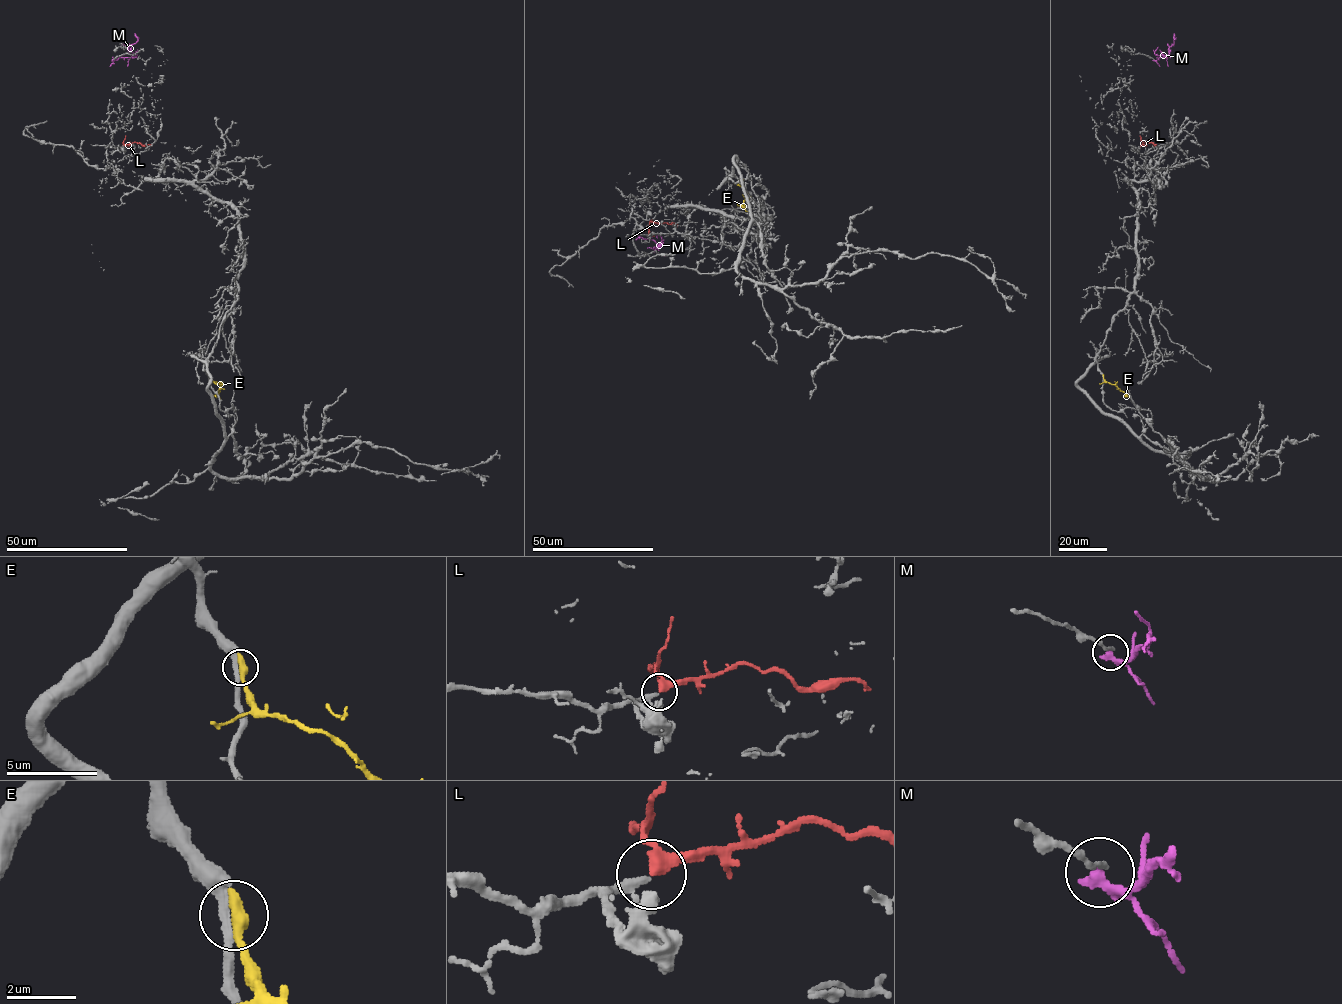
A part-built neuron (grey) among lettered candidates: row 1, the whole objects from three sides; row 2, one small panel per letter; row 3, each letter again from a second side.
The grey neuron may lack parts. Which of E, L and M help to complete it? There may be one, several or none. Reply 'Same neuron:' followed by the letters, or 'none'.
Same neuron: E, L

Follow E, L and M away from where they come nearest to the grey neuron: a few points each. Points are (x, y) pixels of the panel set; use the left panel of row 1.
E: (209, 376), (221, 385), (218, 394), (211, 395)
L: (124, 146), (135, 142), (151, 145)
M: (113, 59), (131, 57), (128, 47), (138, 40), (135, 33)

